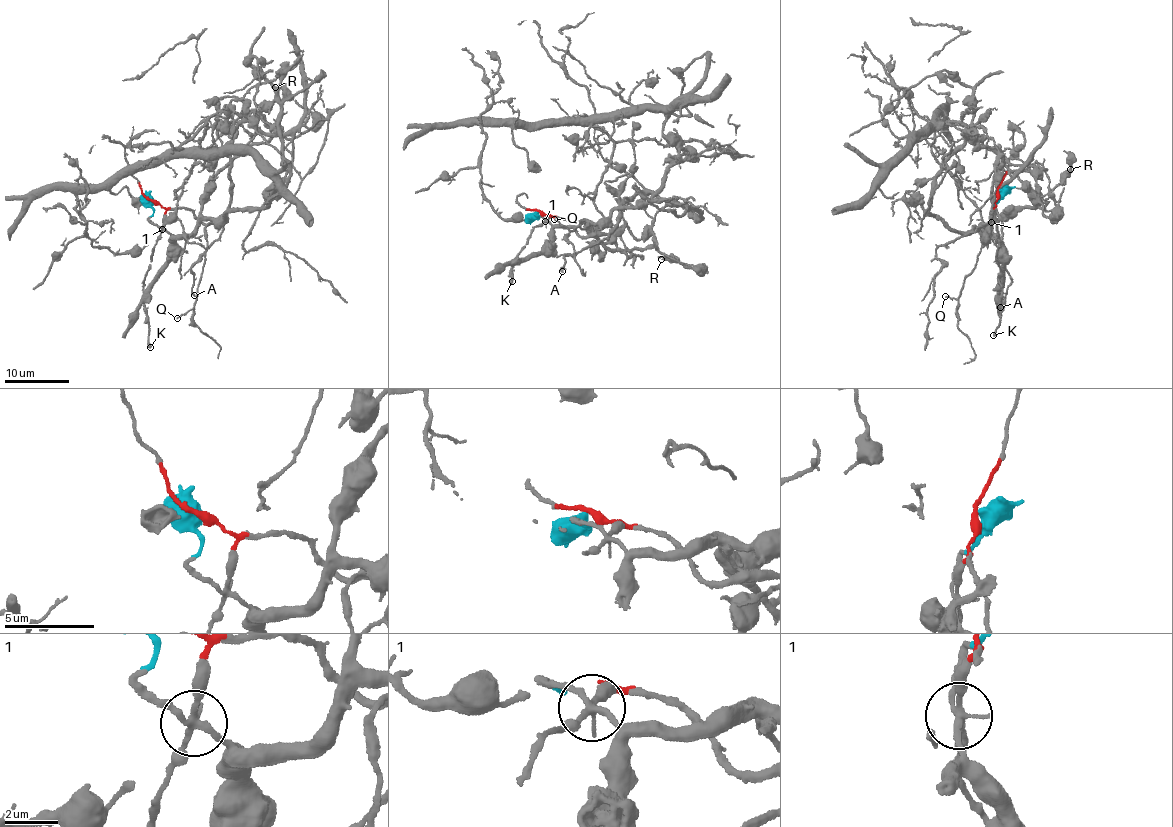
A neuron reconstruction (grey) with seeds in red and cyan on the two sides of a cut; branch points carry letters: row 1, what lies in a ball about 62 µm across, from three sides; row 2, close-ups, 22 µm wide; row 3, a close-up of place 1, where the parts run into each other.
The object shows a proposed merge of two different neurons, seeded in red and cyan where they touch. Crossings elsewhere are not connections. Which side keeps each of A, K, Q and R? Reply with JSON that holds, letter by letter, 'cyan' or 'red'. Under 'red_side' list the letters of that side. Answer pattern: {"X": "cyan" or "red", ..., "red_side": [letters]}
{"A": "red", "K": "red", "Q": "red", "R": "cyan", "red_side": ["A", "K", "Q"]}

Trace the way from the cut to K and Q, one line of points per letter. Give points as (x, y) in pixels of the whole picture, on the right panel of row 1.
K: (998, 190), (990, 239), (1012, 283), (1007, 288), (999, 326), (993, 335)
Q: (998, 190), (1000, 241), (991, 238), (980, 248), (961, 295), (957, 299), (945, 296)

